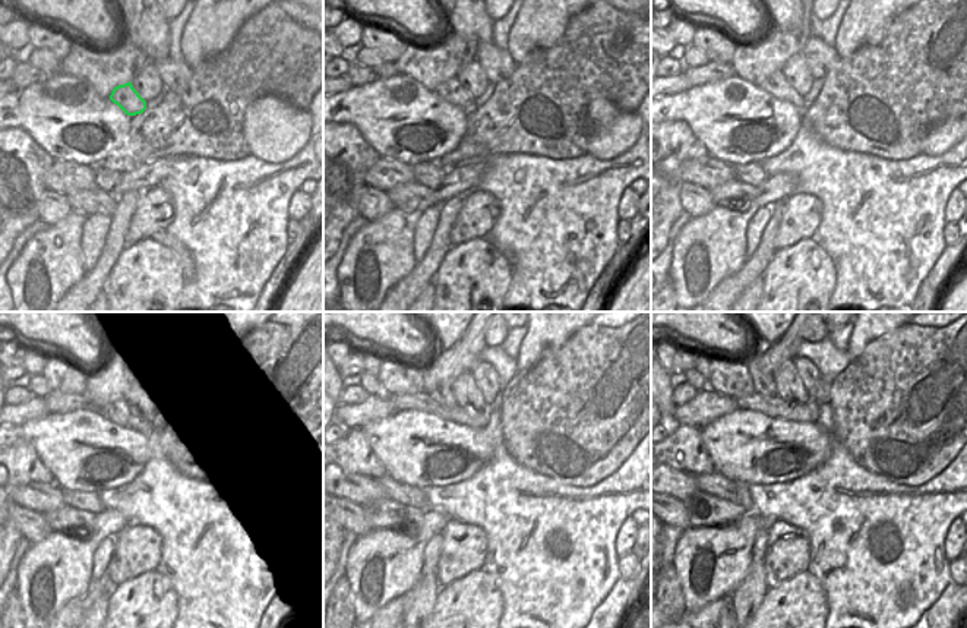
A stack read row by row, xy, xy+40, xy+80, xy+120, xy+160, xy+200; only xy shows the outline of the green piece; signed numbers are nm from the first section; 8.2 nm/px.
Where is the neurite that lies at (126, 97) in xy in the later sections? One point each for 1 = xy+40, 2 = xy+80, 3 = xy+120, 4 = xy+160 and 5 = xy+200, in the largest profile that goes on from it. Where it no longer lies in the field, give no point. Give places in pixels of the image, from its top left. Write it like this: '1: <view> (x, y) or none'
1: xy+40 (451, 91)
2: xy+80 (776, 84)
3: xy+120 (119, 412)
4: xy+160 (442, 394)
5: xy+200 (764, 384)

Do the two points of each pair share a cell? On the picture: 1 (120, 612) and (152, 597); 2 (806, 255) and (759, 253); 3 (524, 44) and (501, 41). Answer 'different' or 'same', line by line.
1: same
2: different
3: different

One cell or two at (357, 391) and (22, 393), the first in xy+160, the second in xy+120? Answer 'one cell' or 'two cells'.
one cell

